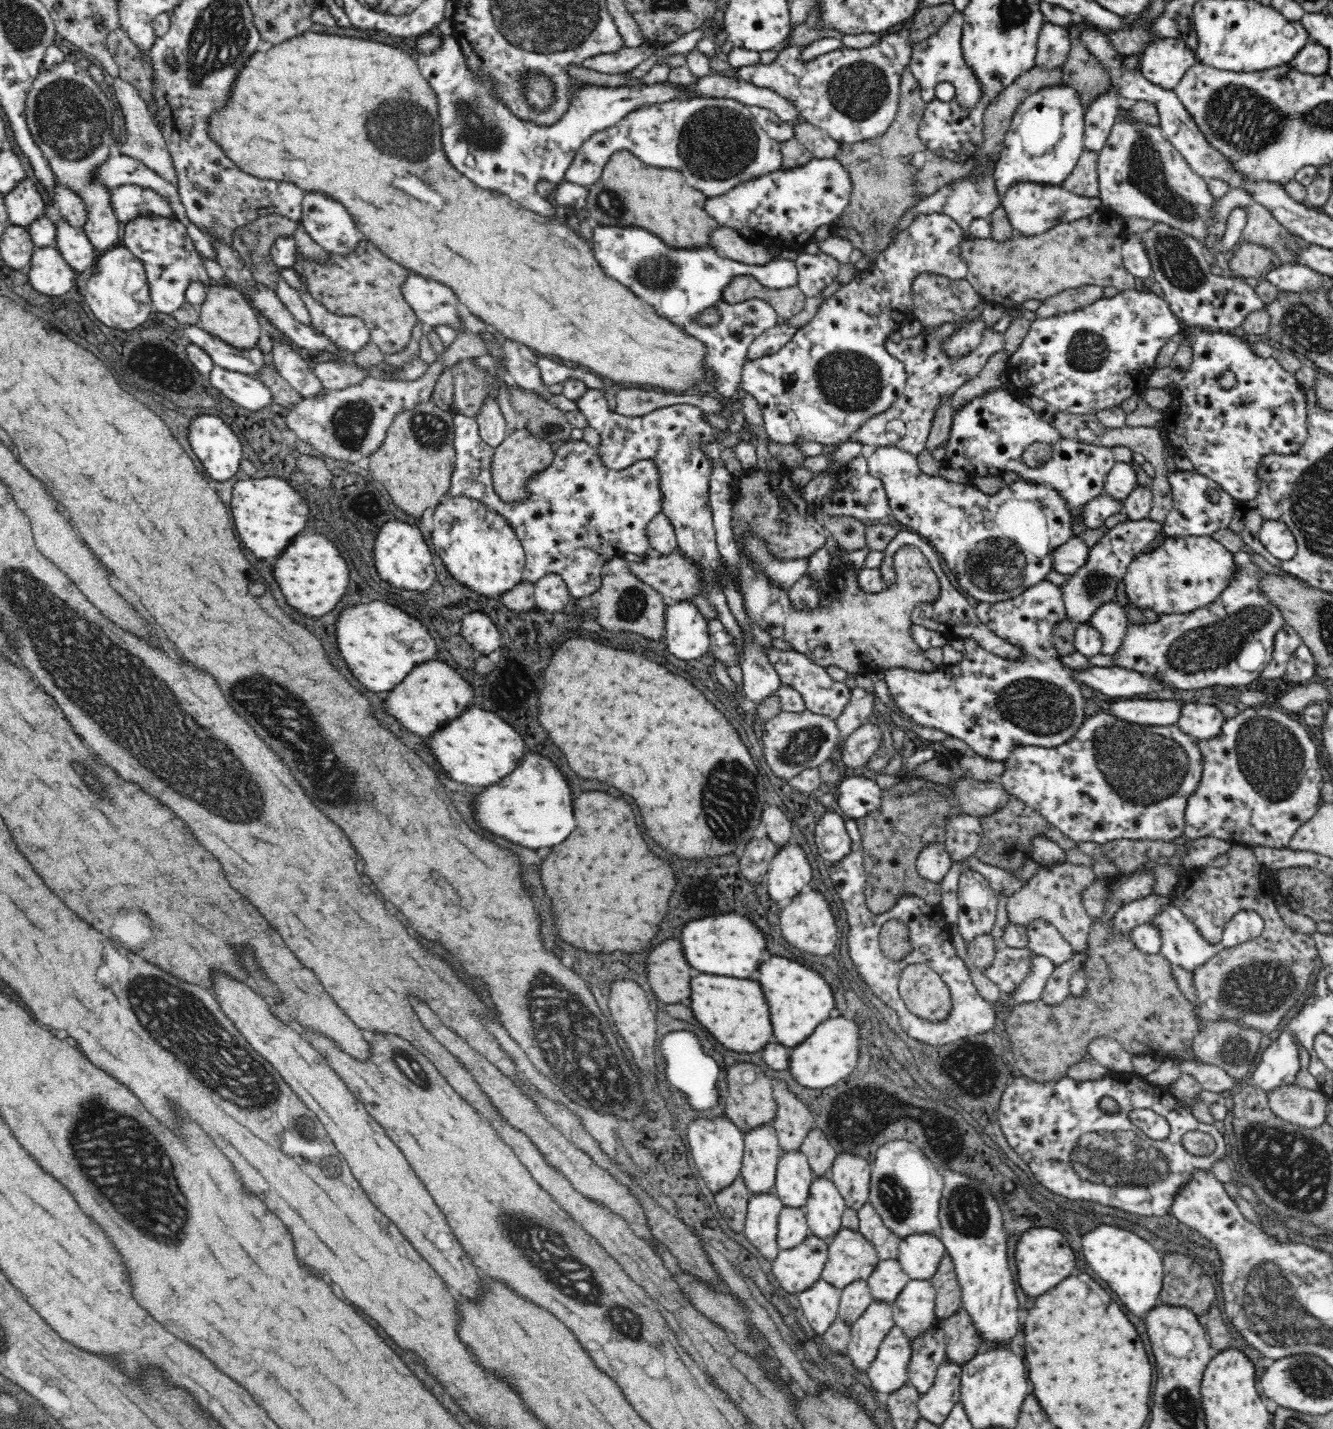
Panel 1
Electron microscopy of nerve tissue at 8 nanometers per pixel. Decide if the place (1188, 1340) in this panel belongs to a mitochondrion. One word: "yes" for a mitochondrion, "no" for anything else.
no

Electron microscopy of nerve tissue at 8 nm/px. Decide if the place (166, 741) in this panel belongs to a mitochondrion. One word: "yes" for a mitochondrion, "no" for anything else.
yes

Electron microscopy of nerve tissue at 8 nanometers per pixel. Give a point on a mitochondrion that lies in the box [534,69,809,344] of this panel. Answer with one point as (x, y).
(717, 144)

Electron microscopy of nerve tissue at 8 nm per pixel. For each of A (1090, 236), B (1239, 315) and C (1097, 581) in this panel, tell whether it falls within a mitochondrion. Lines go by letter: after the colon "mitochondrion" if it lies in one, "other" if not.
A: other
B: other
C: mitochondrion

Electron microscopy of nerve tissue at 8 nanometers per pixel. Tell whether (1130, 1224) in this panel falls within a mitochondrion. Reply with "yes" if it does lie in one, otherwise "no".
no

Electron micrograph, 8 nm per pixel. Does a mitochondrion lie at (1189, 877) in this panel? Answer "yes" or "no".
no

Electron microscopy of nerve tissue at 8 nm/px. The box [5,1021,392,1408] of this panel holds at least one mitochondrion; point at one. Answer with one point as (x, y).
(118, 1156)

